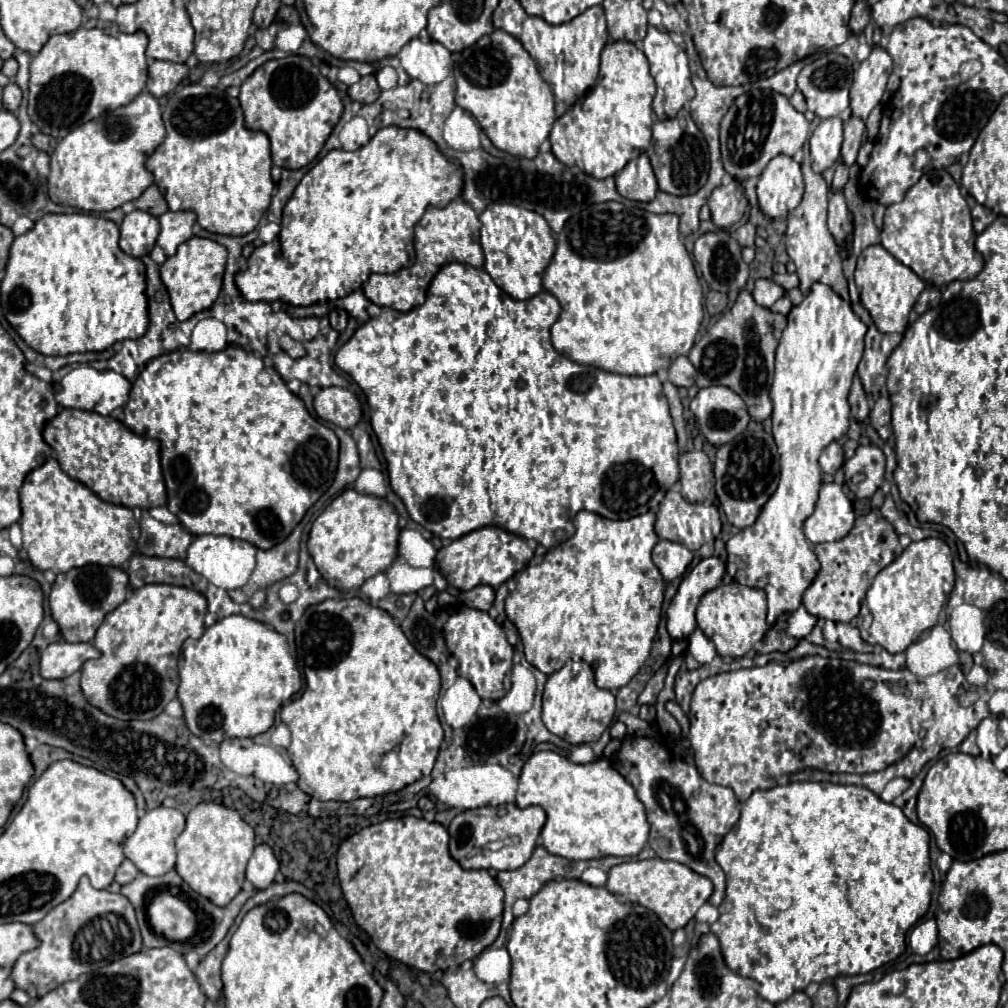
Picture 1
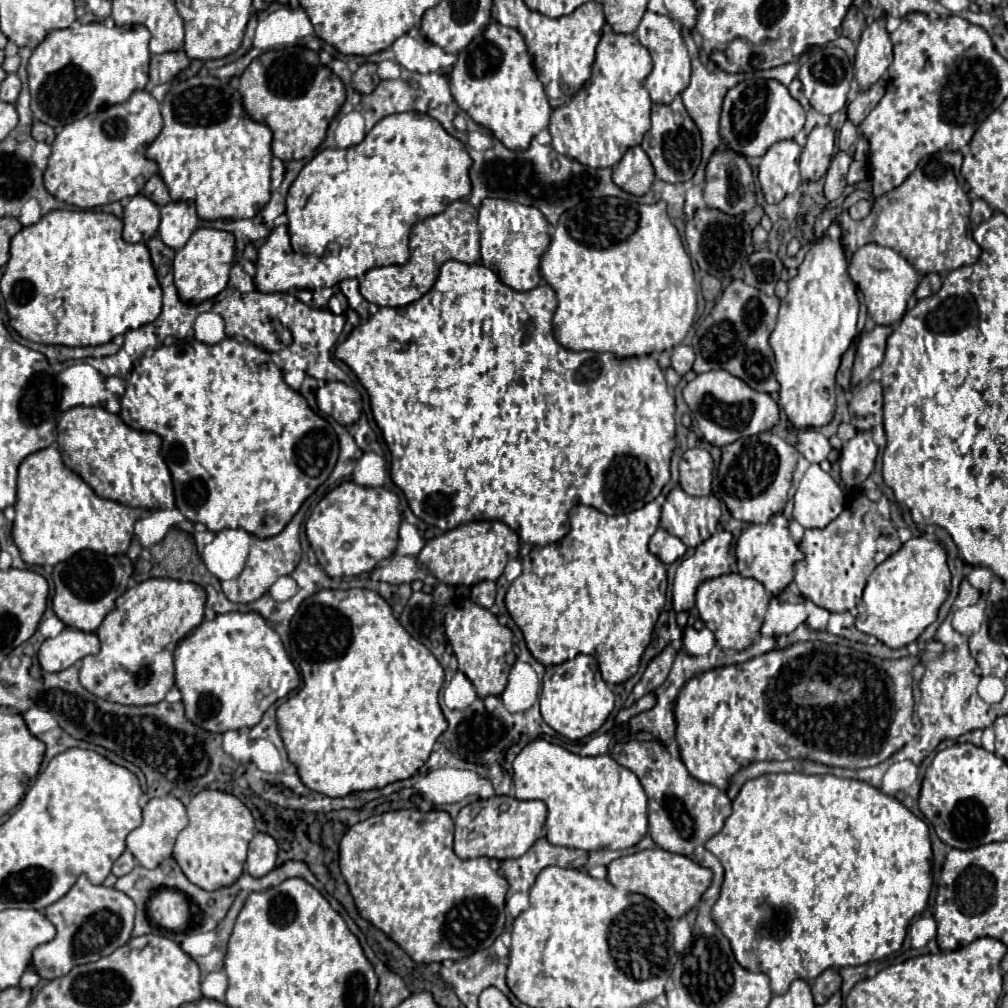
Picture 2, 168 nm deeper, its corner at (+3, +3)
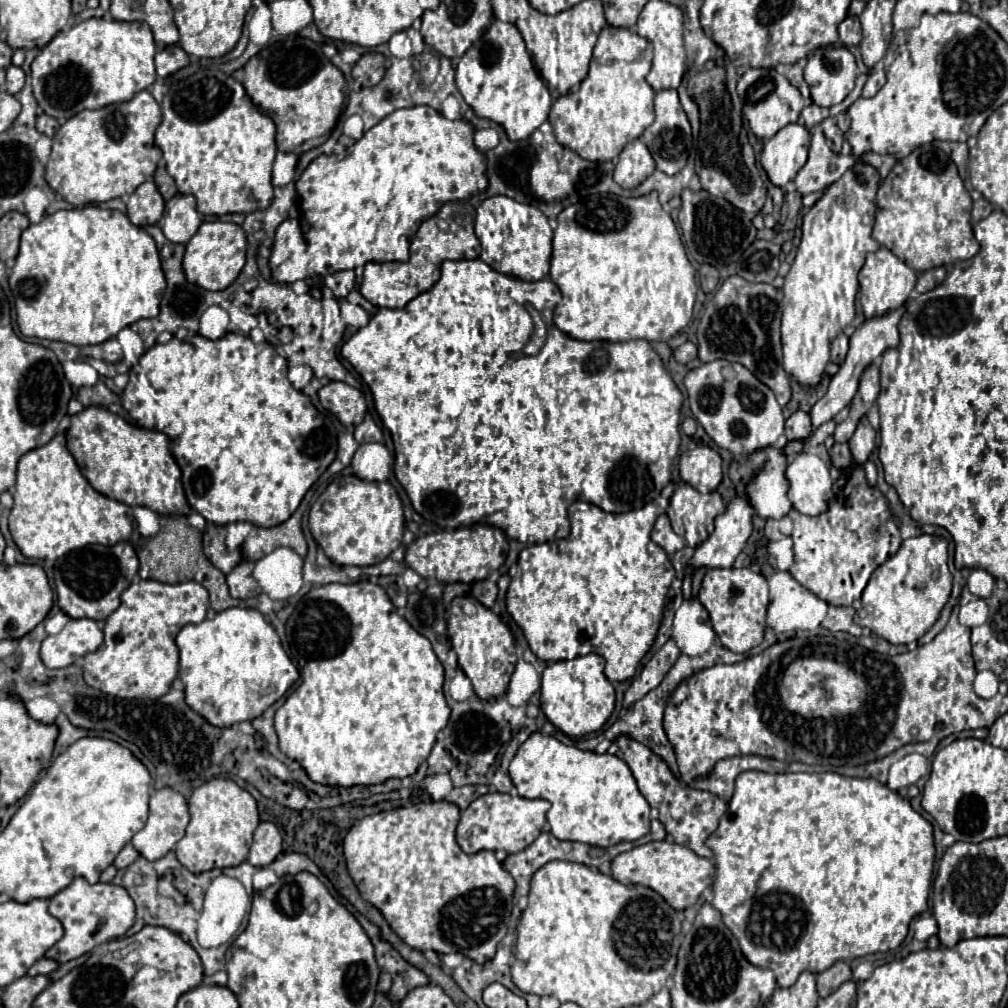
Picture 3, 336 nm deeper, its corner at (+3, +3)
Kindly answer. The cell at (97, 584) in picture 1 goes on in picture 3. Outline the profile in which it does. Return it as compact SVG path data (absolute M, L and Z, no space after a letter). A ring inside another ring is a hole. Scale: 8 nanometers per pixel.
M119 541L117 545L89 545L59 557L53 569L57 603L73 619L107 619L121 603L121 593L131 585L137 575L139 559L129 541Z

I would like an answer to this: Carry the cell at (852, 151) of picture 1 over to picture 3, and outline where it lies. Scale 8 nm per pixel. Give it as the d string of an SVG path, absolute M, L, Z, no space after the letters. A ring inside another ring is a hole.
M877 65L869 73L869 79L867 79L865 87L863 87L863 97L873 97L883 85L885 85L885 71L883 71L881 65Z

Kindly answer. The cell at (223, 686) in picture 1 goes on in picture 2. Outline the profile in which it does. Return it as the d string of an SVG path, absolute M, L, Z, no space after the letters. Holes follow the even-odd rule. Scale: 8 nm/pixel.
M251 611L251 613L223 613L213 621L203 621L195 627L175 649L175 685L183 695L185 717L211 733L225 733L229 729L237 731L243 727L255 727L263 713L281 697L297 689L299 673L291 665L289 655L273 627L267 621Z

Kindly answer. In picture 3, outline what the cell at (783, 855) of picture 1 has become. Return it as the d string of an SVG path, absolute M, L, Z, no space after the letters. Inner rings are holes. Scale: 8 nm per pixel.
M745 771L735 779L735 793L727 805L725 815L719 821L719 827L705 841L715 853L717 877L713 881L713 907L723 915L723 923L737 937L743 955L757 967L767 967L777 975L779 987L791 987L801 971L821 973L829 969L835 961L857 959L877 951L889 951L901 945L907 935L909 923L915 915L927 911L925 889L929 897L935 863L935 845L933 845L933 827L923 819L911 803L901 797L897 791L891 791L887 785L877 779L857 779L845 777L839 773L761 773Z

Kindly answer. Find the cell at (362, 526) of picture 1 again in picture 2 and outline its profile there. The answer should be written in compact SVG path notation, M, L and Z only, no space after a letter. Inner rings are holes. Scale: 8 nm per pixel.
M345 481L339 487L335 487L331 493L327 493L317 503L311 517L307 519L307 539L317 555L319 565L323 567L323 571L333 579L355 577L355 575L373 571L383 559L391 557L397 547L397 531L399 531L399 523L401 523L401 513L397 509L397 505L399 505L397 495L387 491L385 487L361 487L353 481Z

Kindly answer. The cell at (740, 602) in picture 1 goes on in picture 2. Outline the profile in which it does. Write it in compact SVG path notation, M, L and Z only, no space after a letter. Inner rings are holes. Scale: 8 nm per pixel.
M729 573L729 575L709 579L701 583L697 589L699 617L707 625L707 629L713 631L717 645L723 649L743 651L753 643L753 639L757 637L763 625L767 603L769 603L769 597L765 587L755 579L741 577L739 573Z

